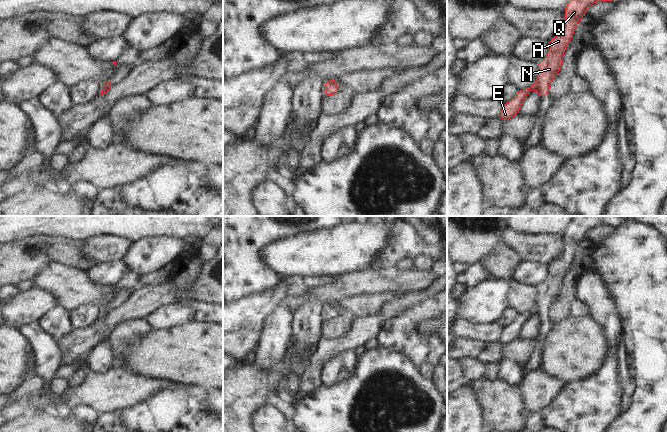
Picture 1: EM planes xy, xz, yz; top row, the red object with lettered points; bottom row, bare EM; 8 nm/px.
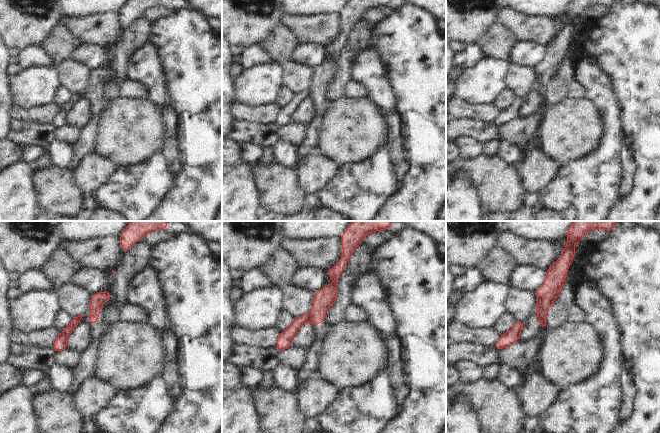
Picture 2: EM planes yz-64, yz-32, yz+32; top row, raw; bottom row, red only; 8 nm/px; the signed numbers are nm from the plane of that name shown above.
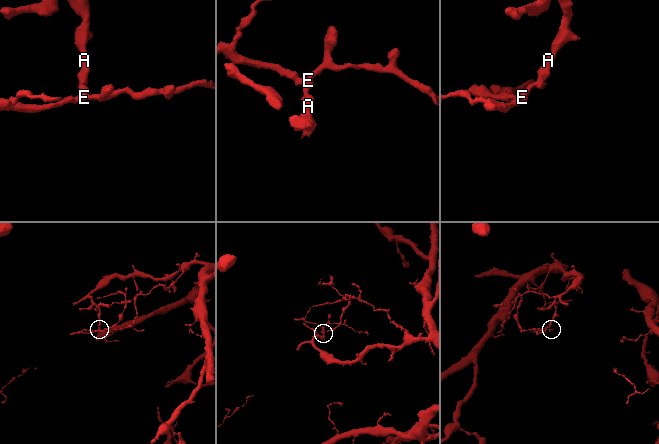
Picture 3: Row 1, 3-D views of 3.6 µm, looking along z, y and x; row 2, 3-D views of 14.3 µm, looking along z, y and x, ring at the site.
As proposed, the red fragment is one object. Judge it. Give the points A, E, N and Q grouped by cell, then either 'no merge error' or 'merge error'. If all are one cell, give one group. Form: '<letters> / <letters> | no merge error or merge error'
A N Q / E | merge error

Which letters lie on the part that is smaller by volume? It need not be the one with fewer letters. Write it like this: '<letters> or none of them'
E

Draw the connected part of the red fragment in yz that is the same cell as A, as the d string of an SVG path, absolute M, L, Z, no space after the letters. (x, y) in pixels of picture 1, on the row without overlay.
M575 216L565 231L564 253L548 266L548 279L538 286L536 315L540 321L546 321L550 315L550 307L557 300L562 290L565 273L574 260L578 245L586 239L589 229L599 225L613 226L619 220L617 216Z

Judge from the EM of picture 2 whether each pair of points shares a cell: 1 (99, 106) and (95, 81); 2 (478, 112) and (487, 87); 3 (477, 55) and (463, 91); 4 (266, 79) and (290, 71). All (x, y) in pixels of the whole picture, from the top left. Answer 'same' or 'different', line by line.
1: same
2: different
3: different
4: different

